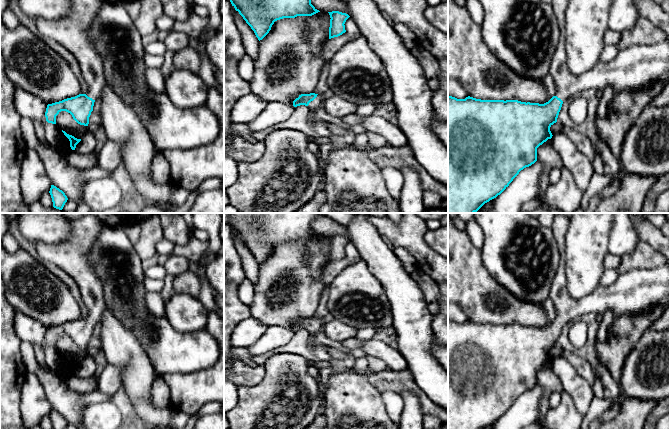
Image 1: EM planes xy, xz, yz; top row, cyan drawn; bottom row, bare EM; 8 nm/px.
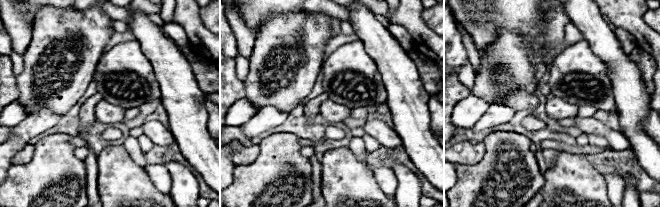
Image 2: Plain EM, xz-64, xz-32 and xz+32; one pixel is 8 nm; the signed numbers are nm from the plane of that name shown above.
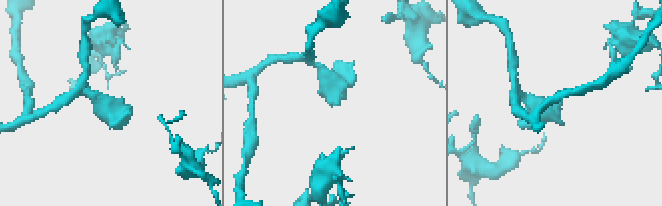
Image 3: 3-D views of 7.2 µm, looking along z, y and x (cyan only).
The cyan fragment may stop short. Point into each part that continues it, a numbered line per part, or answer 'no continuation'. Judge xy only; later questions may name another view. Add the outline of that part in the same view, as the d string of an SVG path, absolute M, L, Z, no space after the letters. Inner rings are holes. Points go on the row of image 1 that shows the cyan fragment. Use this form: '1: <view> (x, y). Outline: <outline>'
1: xy (69, 31). Outline: M71 0L71 14L61 19L35 20L38 36L54 40L64 46L77 59L82 75L88 84L86 95L93 100L101 99L105 87L102 56L86 36L91 22L104 0Z

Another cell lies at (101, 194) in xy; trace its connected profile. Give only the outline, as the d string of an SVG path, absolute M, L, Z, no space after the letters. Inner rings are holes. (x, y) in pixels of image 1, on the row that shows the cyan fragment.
M111 177L88 180L83 184L75 199L68 199L64 212L76 211L80 203L86 204L93 212L102 212L115 207L122 198L122 191Z

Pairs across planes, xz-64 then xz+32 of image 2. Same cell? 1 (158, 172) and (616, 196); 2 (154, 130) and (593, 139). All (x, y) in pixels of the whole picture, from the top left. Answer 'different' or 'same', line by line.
1: same
2: different

